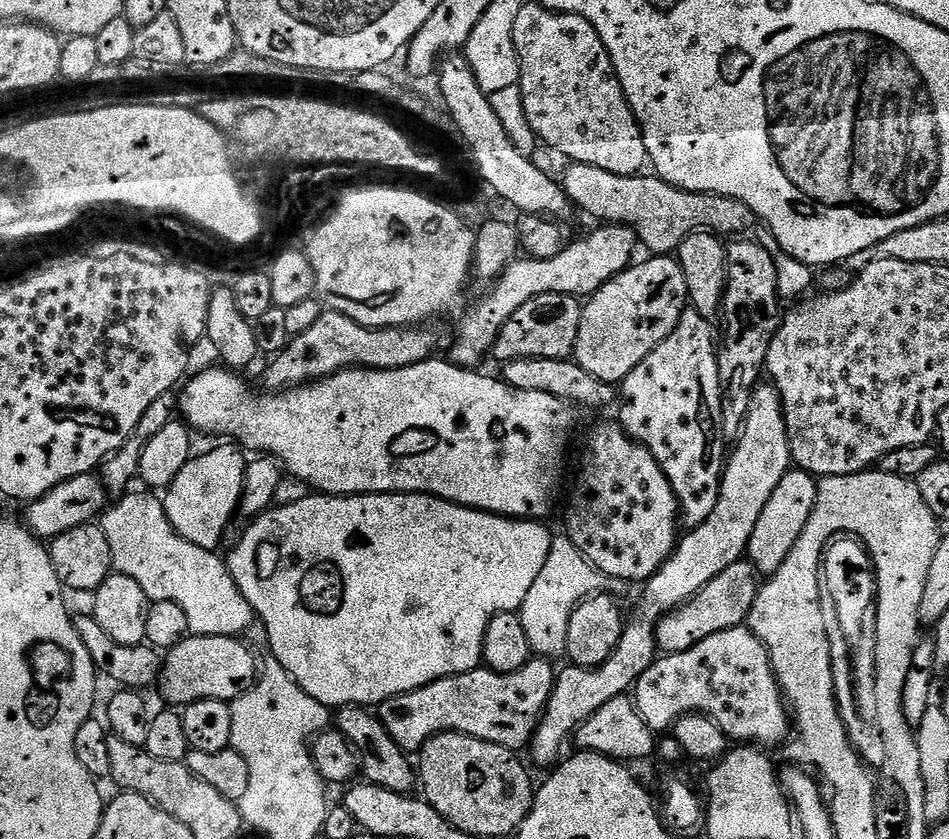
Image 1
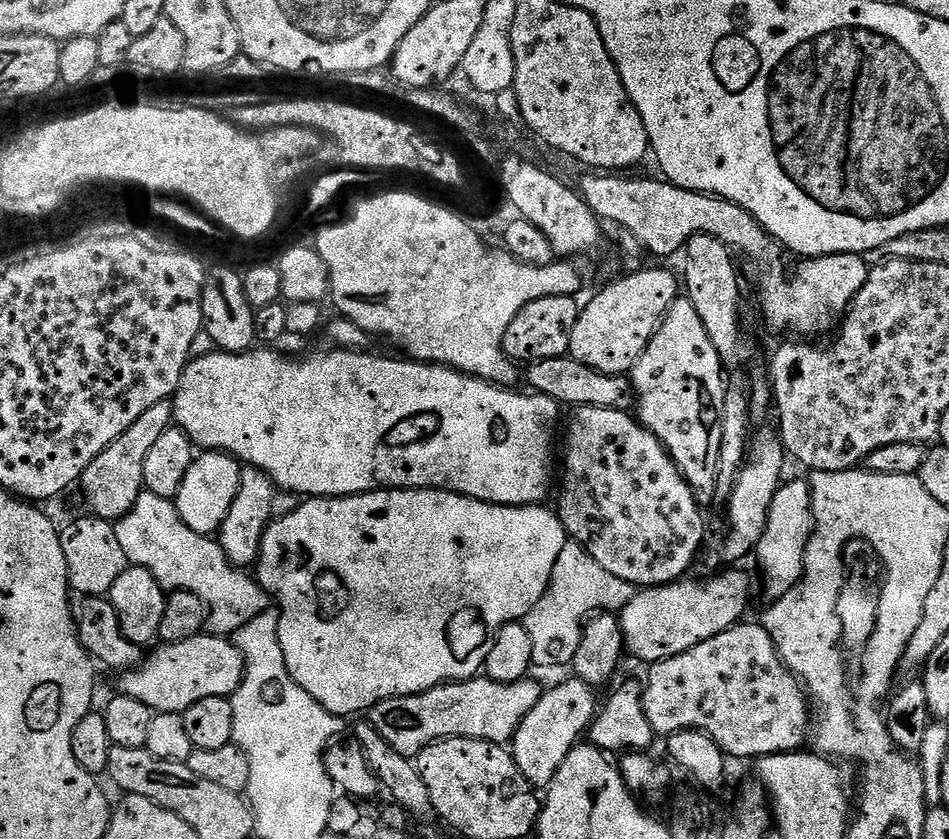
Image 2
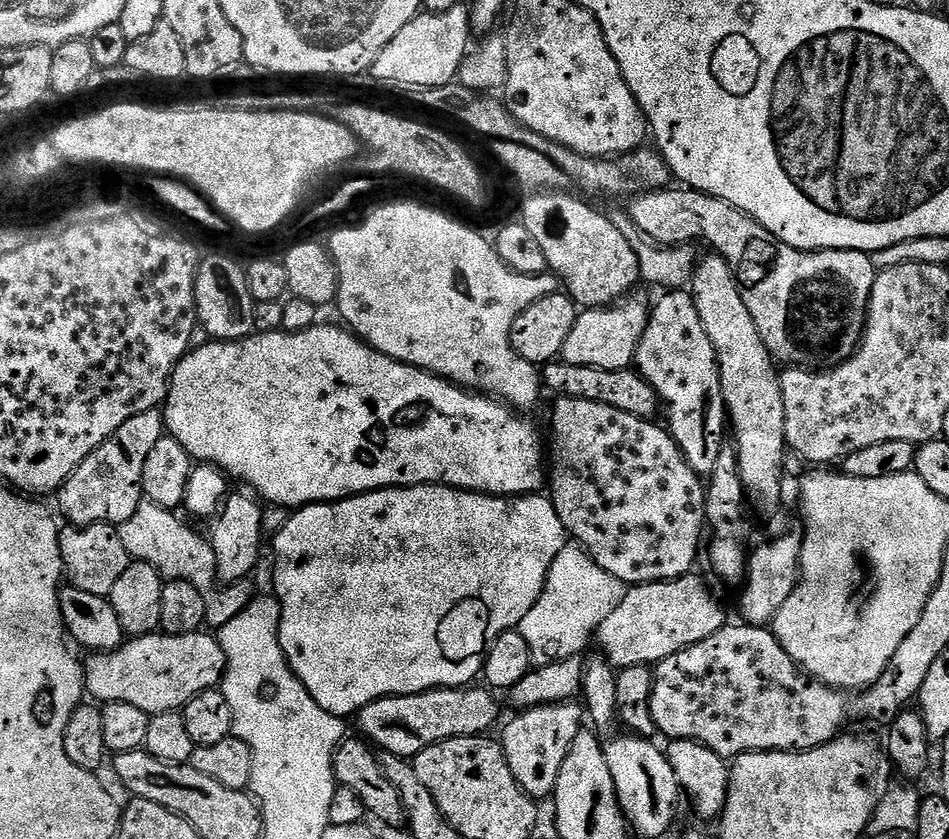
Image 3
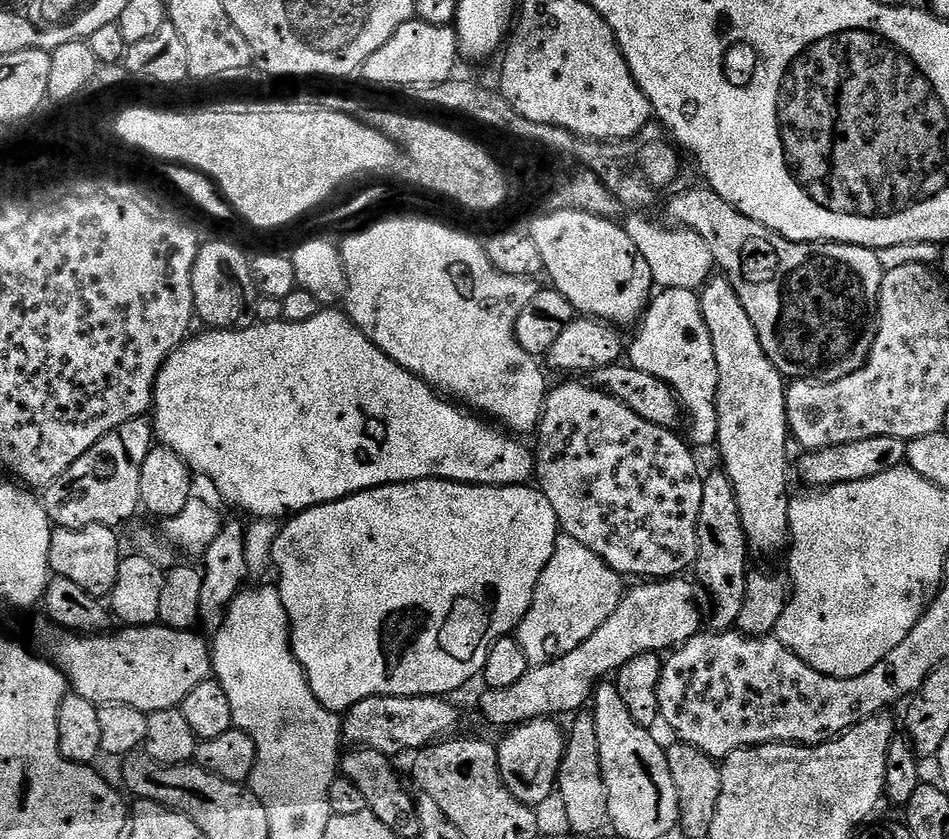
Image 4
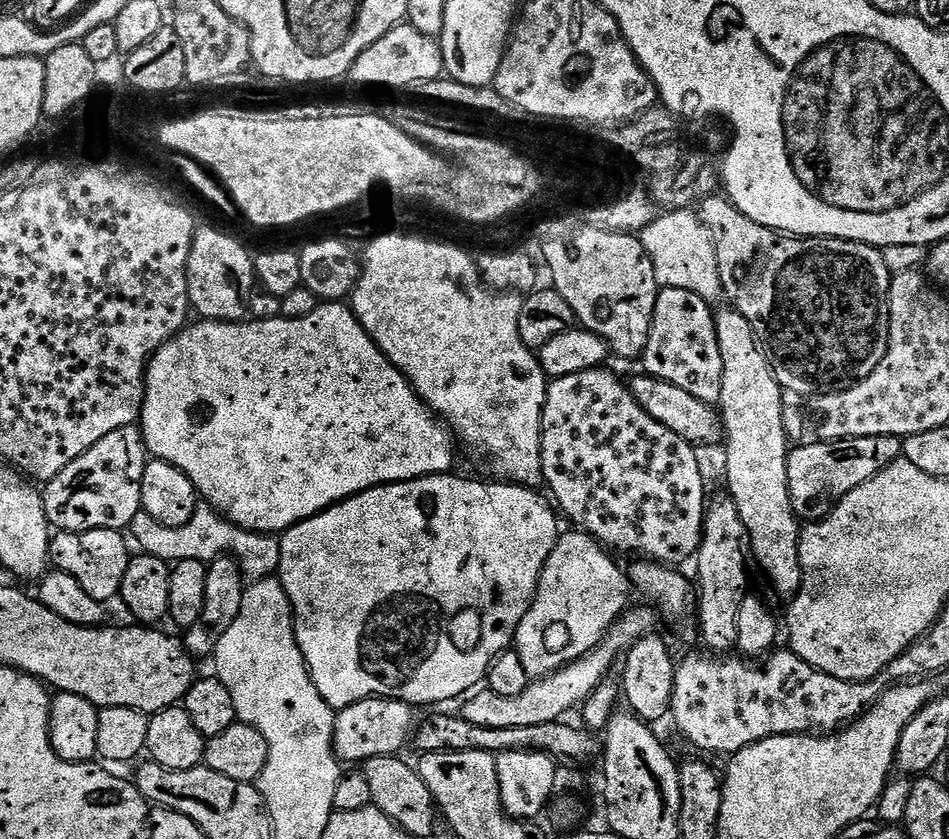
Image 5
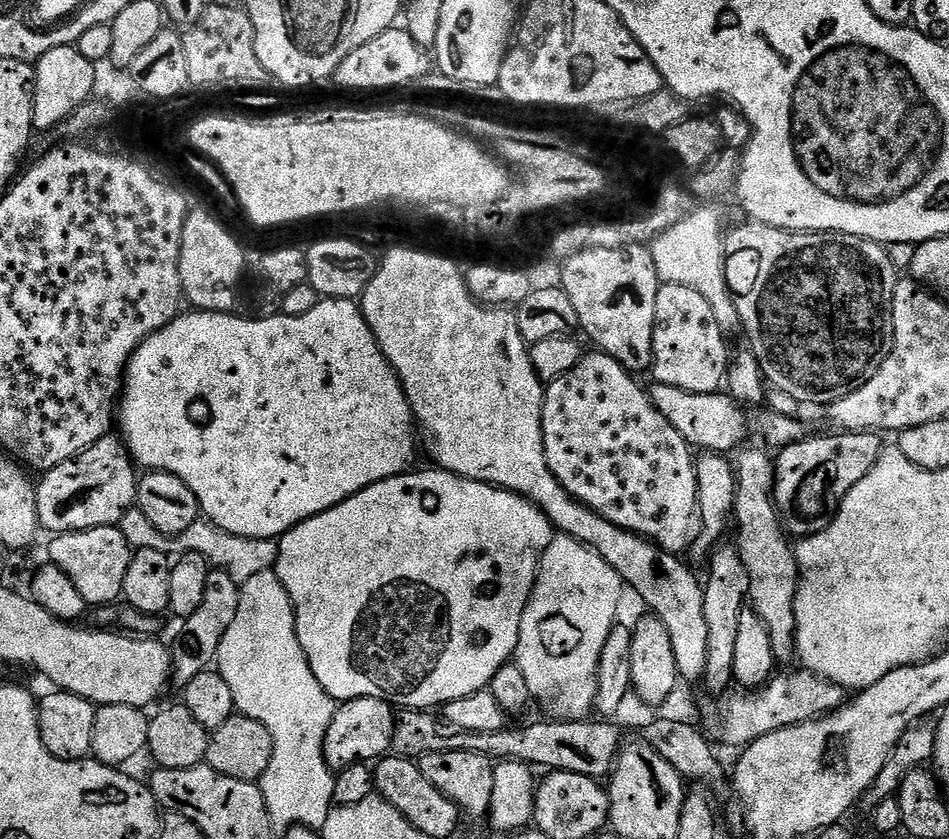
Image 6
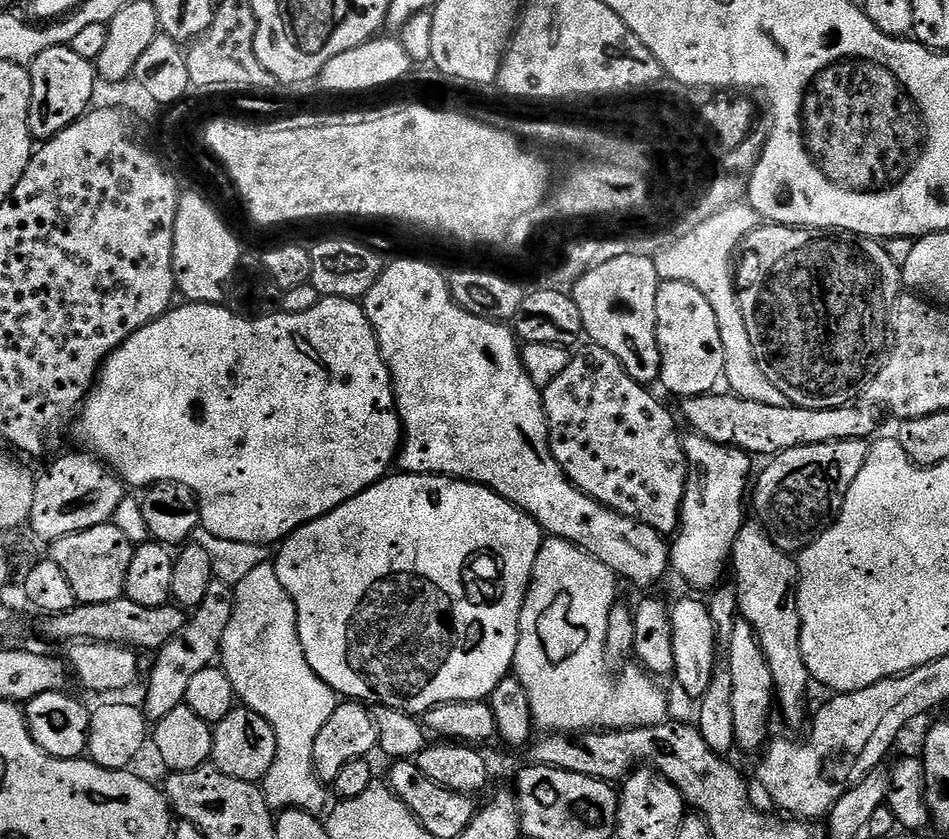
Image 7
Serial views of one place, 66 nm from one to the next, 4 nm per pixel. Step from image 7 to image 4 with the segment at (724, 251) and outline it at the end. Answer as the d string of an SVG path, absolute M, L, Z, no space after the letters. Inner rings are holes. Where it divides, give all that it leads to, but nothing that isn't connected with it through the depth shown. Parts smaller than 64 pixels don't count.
M632 214L624 227L631 241L649 263L651 278L659 289L690 289L699 291L707 284L714 272L714 261L710 248L701 235L692 229L660 228L646 219L645 215Z

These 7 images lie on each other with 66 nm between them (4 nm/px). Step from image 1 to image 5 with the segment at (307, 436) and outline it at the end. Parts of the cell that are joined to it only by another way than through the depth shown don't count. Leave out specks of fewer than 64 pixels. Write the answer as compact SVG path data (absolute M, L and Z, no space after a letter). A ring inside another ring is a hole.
M322 302L314 314L306 314L306 318L297 320L253 319L251 322L227 324L221 320L201 319L196 323L200 324L193 323L185 327L183 332L163 344L148 361L148 371L144 373L144 405L140 410L138 427L144 433L144 447L149 457L170 462L170 466L178 466L178 470L190 478L197 493L236 527L251 532L283 534L295 524L325 512L333 504L341 504L343 500L377 488L379 484L397 484L453 471L457 445L448 425L425 406L412 388L412 383L389 362L347 303Z

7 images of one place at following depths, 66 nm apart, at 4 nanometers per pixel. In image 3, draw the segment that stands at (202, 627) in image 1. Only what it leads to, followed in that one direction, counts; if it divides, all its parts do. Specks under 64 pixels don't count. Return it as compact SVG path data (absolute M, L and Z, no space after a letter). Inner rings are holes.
M147 502L140 503L138 510L134 510L130 519L119 525L122 546L126 546L133 561L154 566L154 570L158 570L165 581L190 582L199 592L208 594L204 597L208 607L207 623L213 624L213 629L218 630L226 626L230 618L242 614L245 606L254 599L254 591L252 592L251 583L237 582L225 587L225 592L221 596L211 596L211 592L218 587L212 545L205 537L203 540L188 525L183 524L176 515L173 509Z

